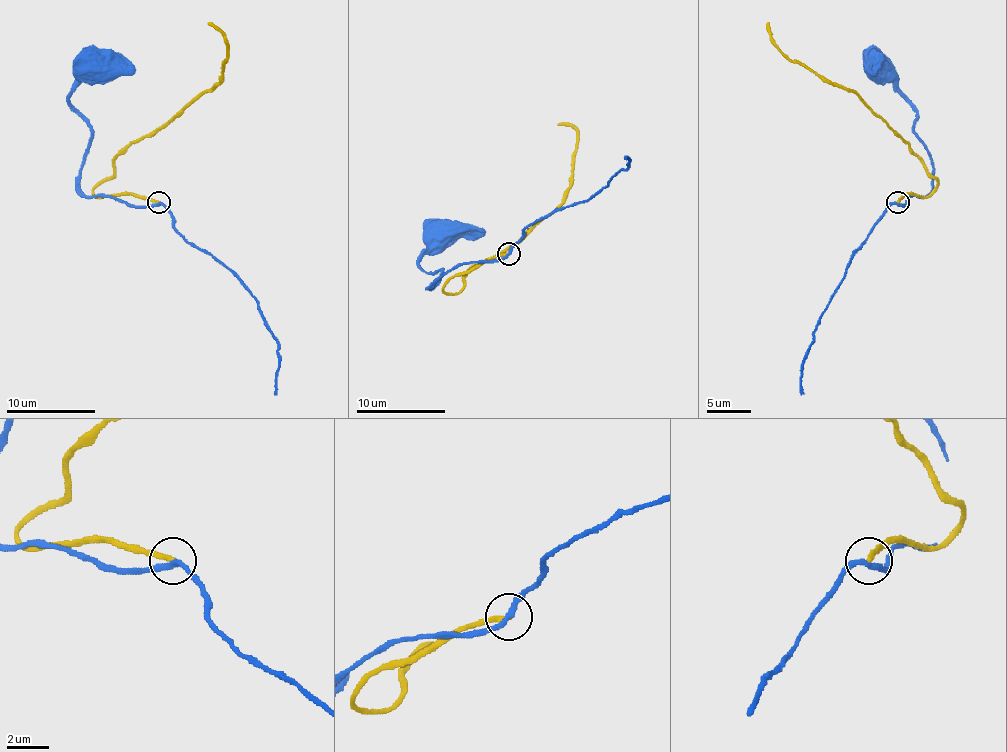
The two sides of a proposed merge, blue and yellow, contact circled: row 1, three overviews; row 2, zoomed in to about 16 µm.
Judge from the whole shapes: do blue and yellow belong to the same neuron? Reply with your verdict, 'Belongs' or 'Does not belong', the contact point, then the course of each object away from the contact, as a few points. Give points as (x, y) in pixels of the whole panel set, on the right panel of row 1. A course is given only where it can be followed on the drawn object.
Does not belong. Place: (897, 202). Course of blue: (897, 202), (904, 206), (908, 197), (926, 195), (932, 189), (930, 153), (917, 135), (917, 109), (877, 71). Course of yellow: (897, 202), (910, 195), (926, 197), (937, 180), (888, 124), (846, 86), (793, 62), (775, 40), (768, 22)

